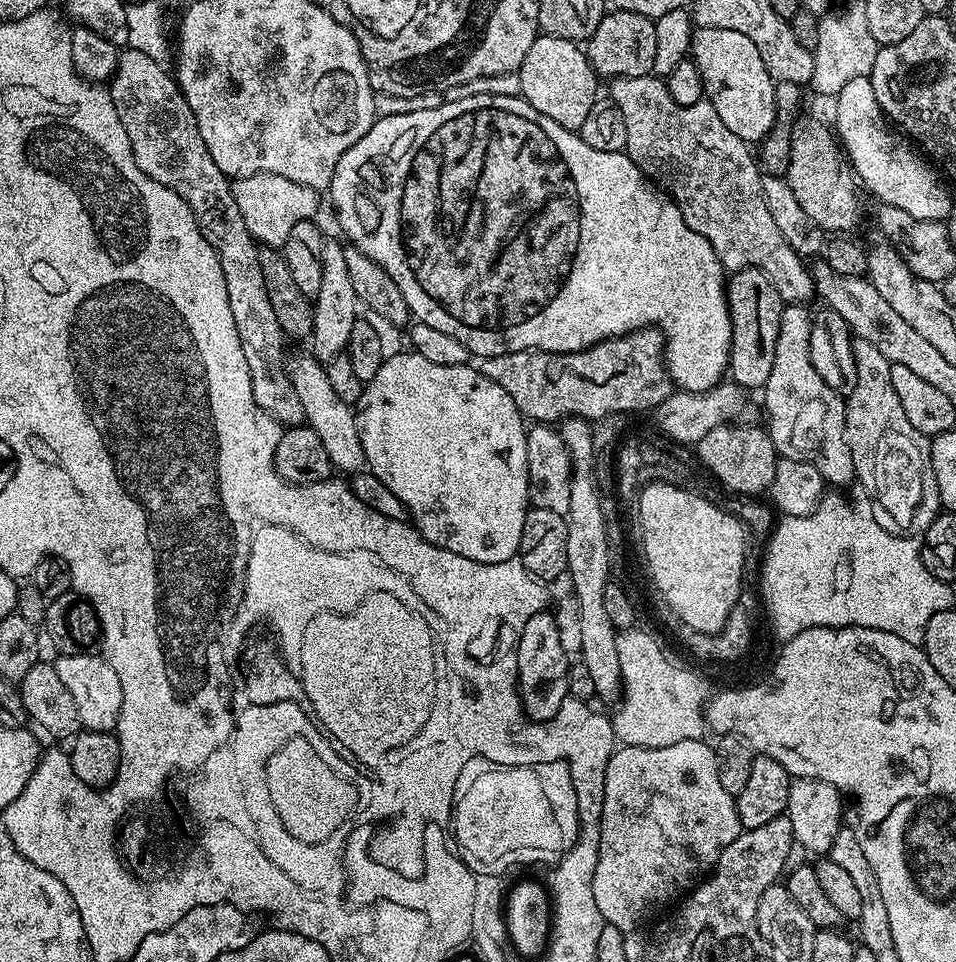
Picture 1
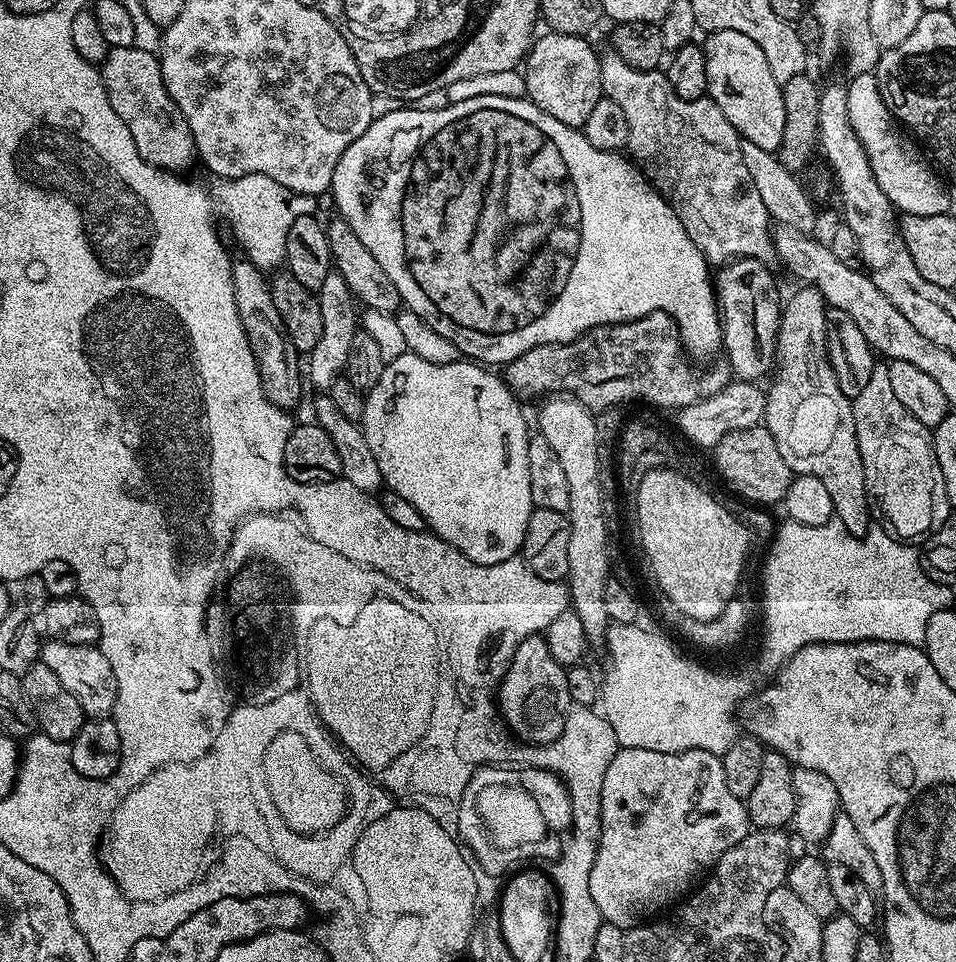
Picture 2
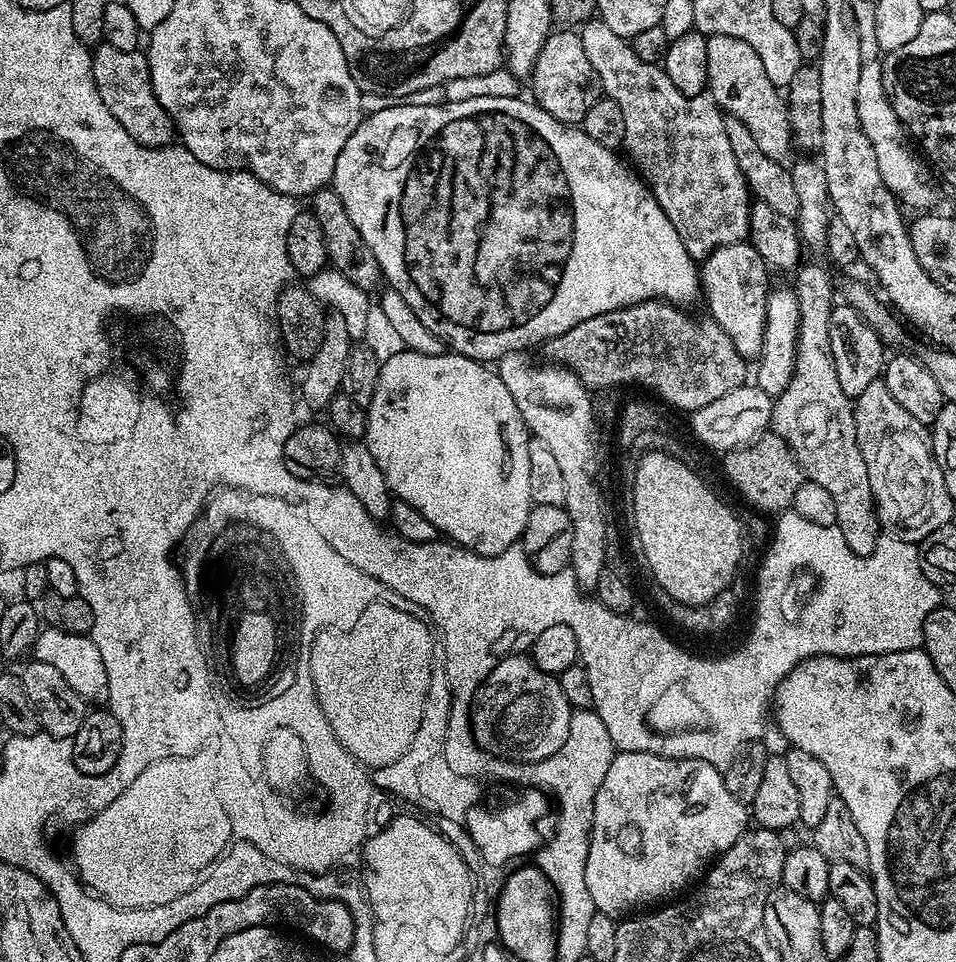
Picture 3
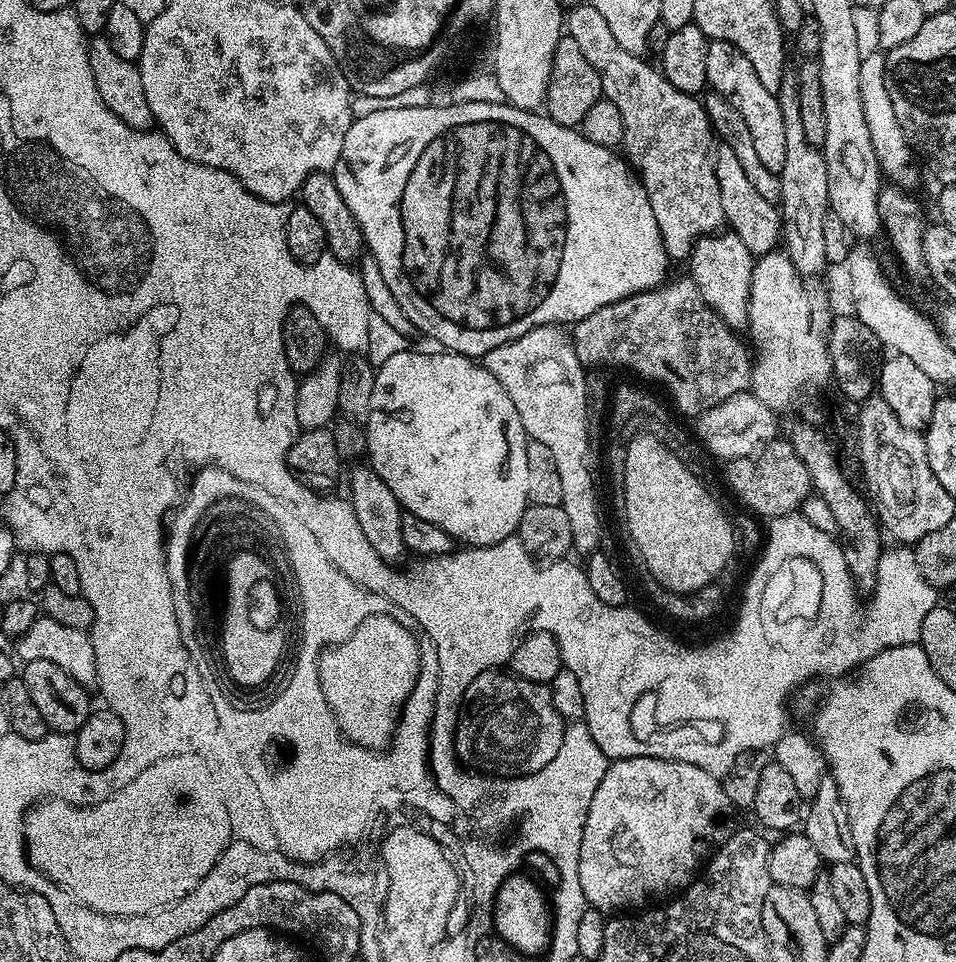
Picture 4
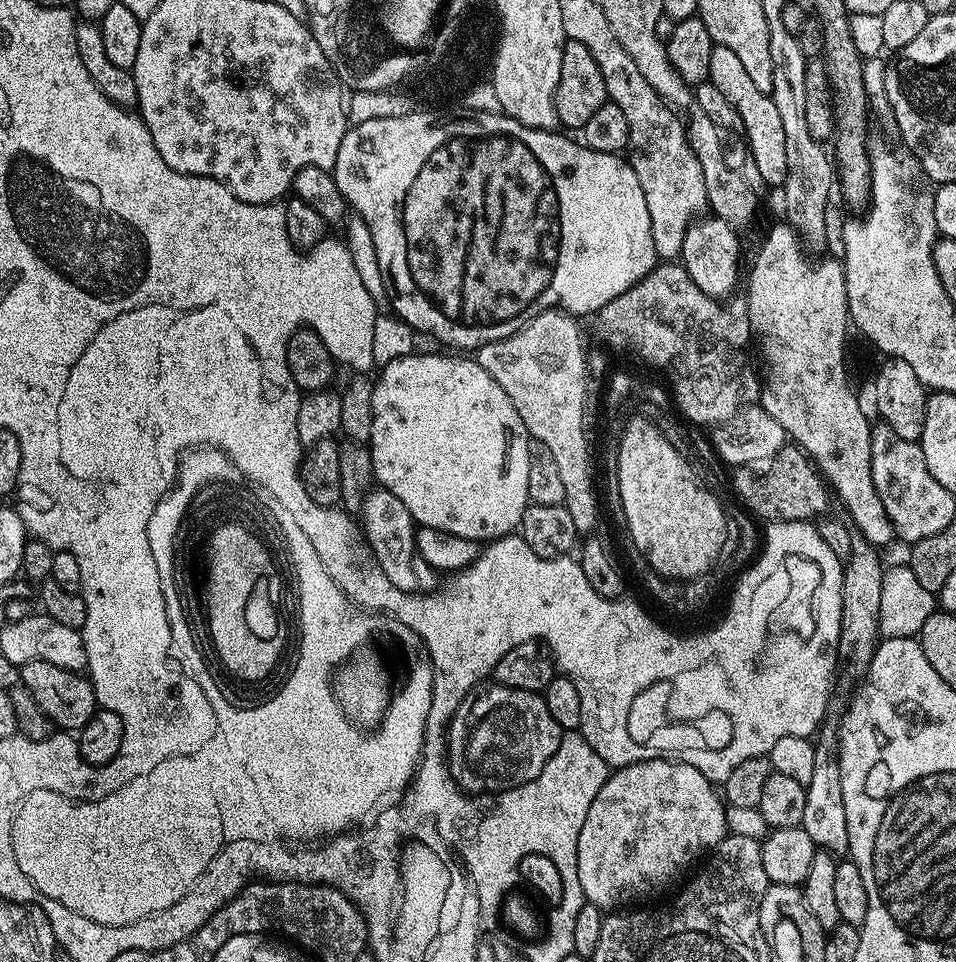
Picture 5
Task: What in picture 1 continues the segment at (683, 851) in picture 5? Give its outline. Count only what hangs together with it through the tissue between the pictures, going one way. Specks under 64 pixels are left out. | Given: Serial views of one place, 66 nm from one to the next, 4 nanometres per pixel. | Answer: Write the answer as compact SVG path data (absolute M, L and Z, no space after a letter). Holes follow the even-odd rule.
M699 739L687 740L684 743L665 748L634 748L631 746L623 748L620 746L613 751L611 758L603 765L604 801L600 819L600 849L592 879L592 889L594 890L594 902L598 902L598 910L605 924L614 925L619 932L627 934L637 931L638 926L643 925L645 923L643 920L648 916L648 904L668 904L671 900L676 899L679 901L681 897L691 892L716 867L722 850L726 846L730 846L730 842L734 842L741 834L736 801L720 781L720 764L716 761L716 748L704 743L703 739Z

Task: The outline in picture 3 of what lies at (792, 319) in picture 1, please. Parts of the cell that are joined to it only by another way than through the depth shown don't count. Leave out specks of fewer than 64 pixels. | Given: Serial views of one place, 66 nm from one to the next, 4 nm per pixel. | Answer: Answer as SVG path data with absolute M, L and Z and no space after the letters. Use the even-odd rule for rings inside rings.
M801 263L795 269L796 301L798 302L798 328L796 330L796 364L792 367L792 377L788 385L775 397L772 405L771 431L782 437L788 449L800 464L800 470L811 483L823 486L834 498L836 511L836 527L842 530L842 538L846 538L846 546L854 550L854 554L868 556L882 539L880 519L876 517L876 509L872 503L870 478L866 474L866 462L862 462L862 450L856 445L856 413L853 401L838 386L838 374L834 366L834 358L830 354L830 314L834 307L832 300L832 280L828 272L820 264Z

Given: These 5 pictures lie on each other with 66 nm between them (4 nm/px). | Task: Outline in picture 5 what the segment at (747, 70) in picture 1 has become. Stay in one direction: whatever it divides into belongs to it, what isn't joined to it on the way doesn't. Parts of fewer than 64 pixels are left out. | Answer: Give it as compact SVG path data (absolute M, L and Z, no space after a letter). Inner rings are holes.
M721 44L713 47L710 54L710 74L708 80L714 86L718 86L719 92L724 95L738 110L738 118L742 118L742 136L748 139L747 155L758 166L758 172L762 174L765 185L783 186L786 182L786 138L782 131L782 121L771 96L762 94L758 86L749 77L742 61L730 50Z

